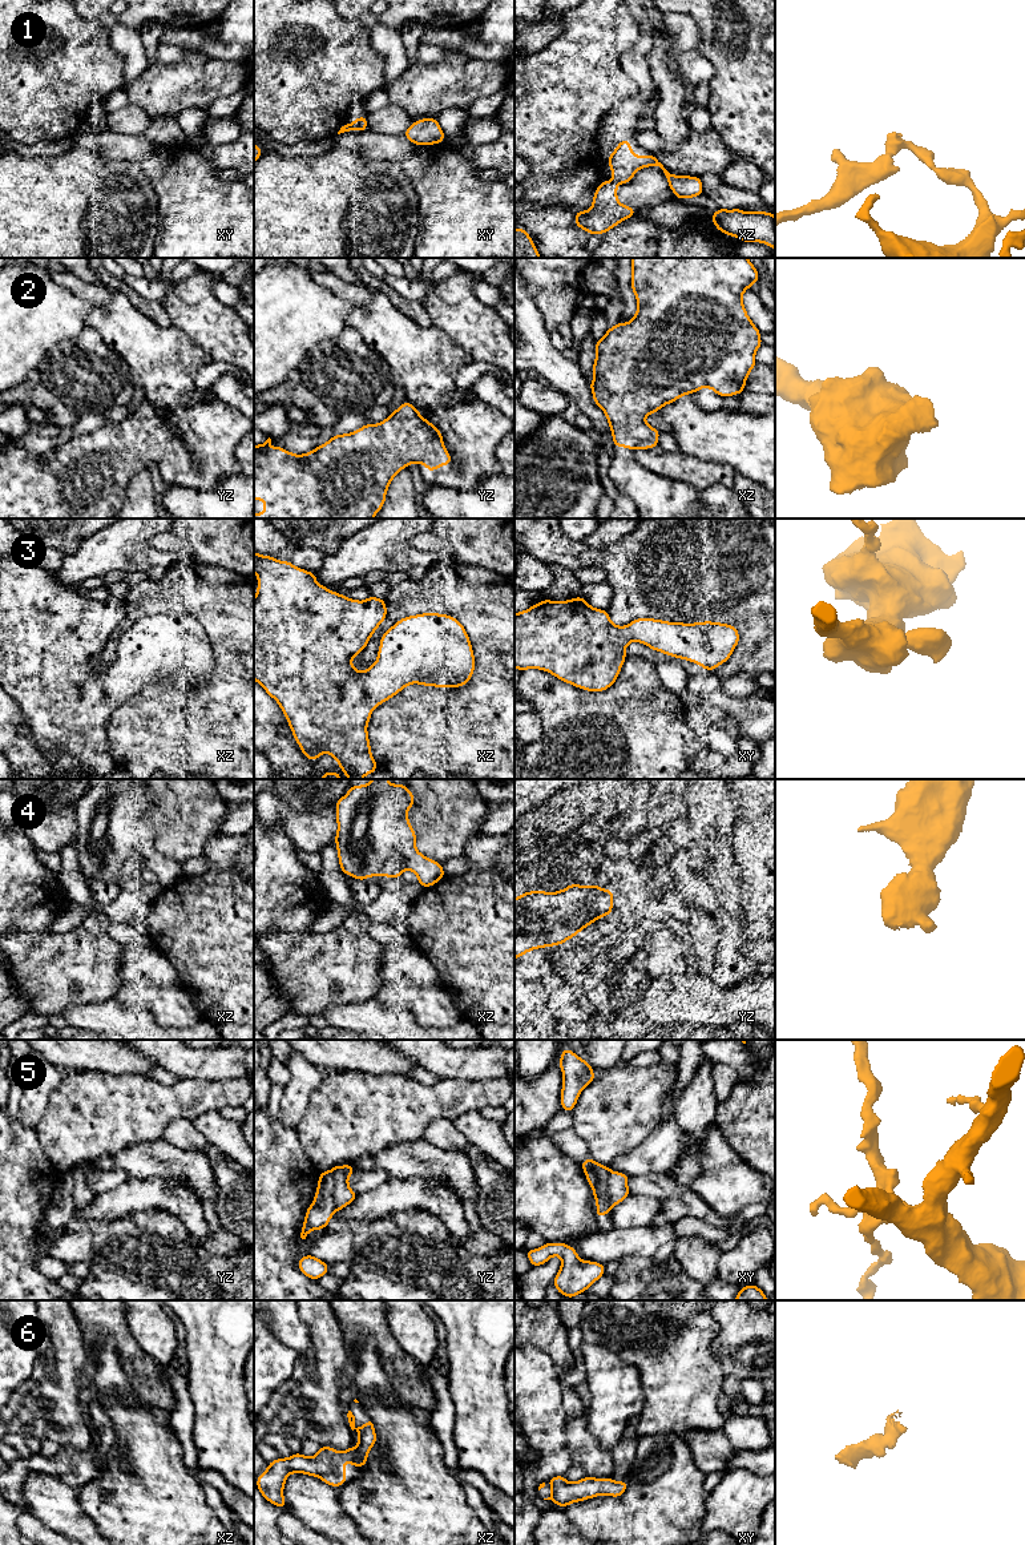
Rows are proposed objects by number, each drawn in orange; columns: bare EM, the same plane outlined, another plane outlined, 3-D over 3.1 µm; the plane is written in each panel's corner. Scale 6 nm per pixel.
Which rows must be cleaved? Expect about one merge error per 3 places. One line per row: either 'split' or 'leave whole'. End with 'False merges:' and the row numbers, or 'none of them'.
1: split
2: leave whole
3: leave whole
4: leave whole
5: split
6: leave whole
False merges: 1, 5

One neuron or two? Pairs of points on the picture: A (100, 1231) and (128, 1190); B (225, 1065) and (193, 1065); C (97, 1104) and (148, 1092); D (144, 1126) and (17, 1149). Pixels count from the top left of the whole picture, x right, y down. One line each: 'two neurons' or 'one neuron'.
A: two neurons
B: one neuron
C: one neuron
D: two neurons

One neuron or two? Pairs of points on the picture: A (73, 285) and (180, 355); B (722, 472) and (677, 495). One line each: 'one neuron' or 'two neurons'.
A: one neuron
B: two neurons

